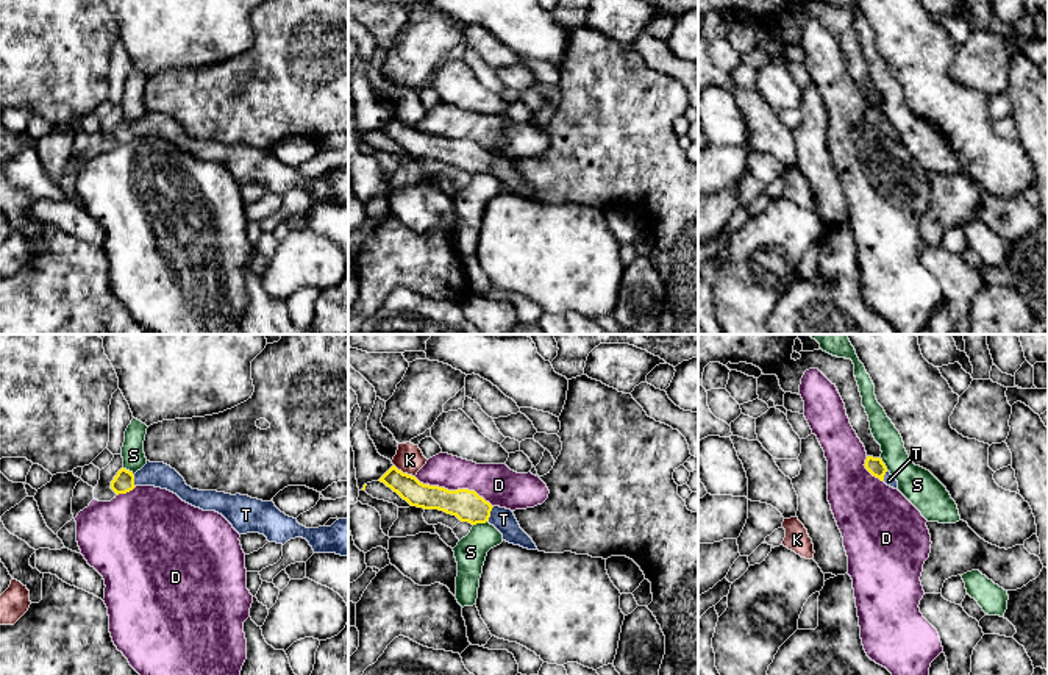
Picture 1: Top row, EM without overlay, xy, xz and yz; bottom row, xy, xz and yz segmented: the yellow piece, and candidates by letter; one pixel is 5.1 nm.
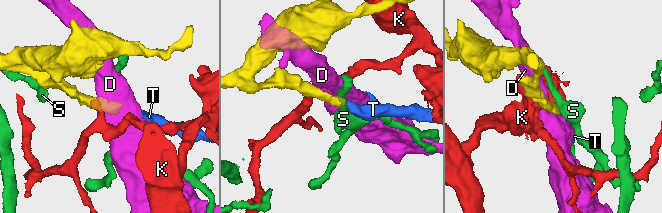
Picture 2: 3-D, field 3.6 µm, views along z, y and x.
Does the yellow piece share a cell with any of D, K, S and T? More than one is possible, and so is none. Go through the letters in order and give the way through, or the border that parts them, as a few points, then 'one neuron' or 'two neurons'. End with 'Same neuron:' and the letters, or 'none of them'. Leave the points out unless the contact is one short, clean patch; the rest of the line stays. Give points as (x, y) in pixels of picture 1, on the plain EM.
D: two neurons
K: two neurons
S: border xz (486, 171), (474, 175); two neurons
T: way xz (466, 155), (489, 164), (503, 169); one neuron
Same neuron: T

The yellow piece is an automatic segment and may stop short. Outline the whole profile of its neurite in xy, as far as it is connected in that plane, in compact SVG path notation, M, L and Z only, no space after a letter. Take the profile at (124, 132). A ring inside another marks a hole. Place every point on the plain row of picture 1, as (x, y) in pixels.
M150 112L136 123L120 119L111 131L111 139L127 144L136 136L155 136L176 144L183 152L203 161L222 164L239 184L259 183L269 192L286 194L303 188L314 203L336 203L348 206L348 169L339 169L331 177L306 178L297 169L281 162L275 153L231 145L217 141L198 141L186 134L184 128L164 112Z

